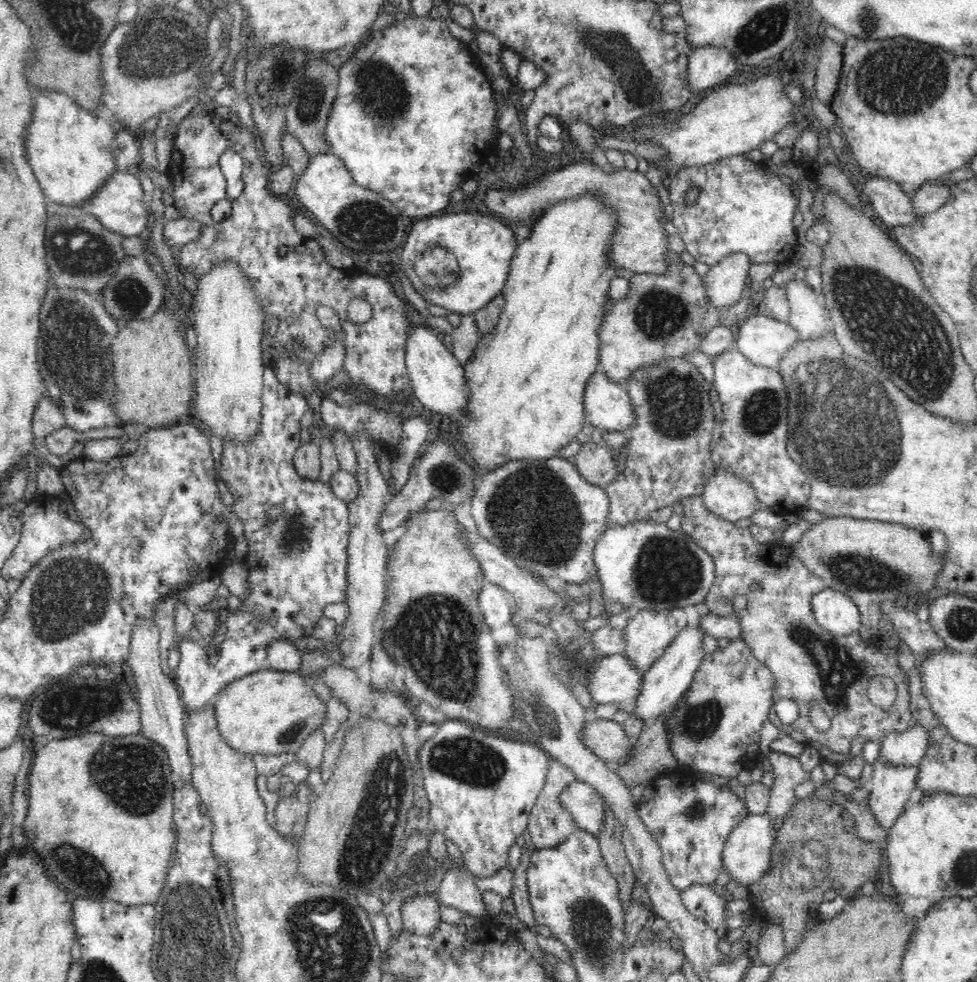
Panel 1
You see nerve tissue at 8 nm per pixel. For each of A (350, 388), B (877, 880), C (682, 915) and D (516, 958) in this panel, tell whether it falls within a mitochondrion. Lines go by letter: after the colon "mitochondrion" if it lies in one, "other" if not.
A: other
B: other
C: other
D: other

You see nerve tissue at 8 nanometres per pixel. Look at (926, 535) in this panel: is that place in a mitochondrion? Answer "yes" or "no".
no

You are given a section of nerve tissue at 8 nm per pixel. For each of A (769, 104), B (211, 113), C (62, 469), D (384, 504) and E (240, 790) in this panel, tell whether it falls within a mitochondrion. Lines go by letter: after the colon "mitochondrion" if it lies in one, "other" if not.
A: other
B: other
C: other
D: other
E: other

